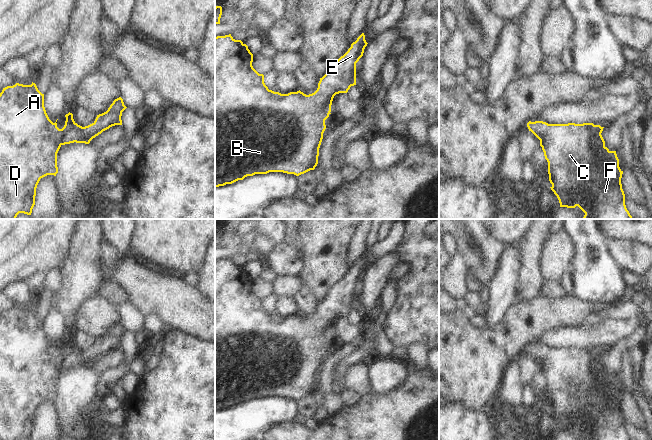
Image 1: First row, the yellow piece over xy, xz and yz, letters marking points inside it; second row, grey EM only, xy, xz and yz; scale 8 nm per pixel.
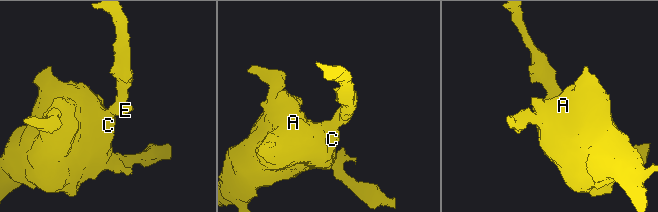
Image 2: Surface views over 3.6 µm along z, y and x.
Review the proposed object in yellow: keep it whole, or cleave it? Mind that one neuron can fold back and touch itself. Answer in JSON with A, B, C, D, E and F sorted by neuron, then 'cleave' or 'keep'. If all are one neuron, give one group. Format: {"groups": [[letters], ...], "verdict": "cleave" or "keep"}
{"groups": [["A", "B", "C", "D", "E", "F"]], "verdict": "keep"}

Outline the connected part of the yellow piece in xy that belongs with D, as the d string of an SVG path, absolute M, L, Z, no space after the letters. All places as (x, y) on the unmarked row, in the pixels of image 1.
M16 307L3 312L0 317L0 440L31 439L35 429L36 412L41 402L58 397L57 377L62 369L85 367L115 349L122 349L122 336L127 331L121 321L115 323L108 334L97 339L95 345L85 351L78 349L73 338L65 339L62 353L53 347L44 331L44 318L35 307Z

